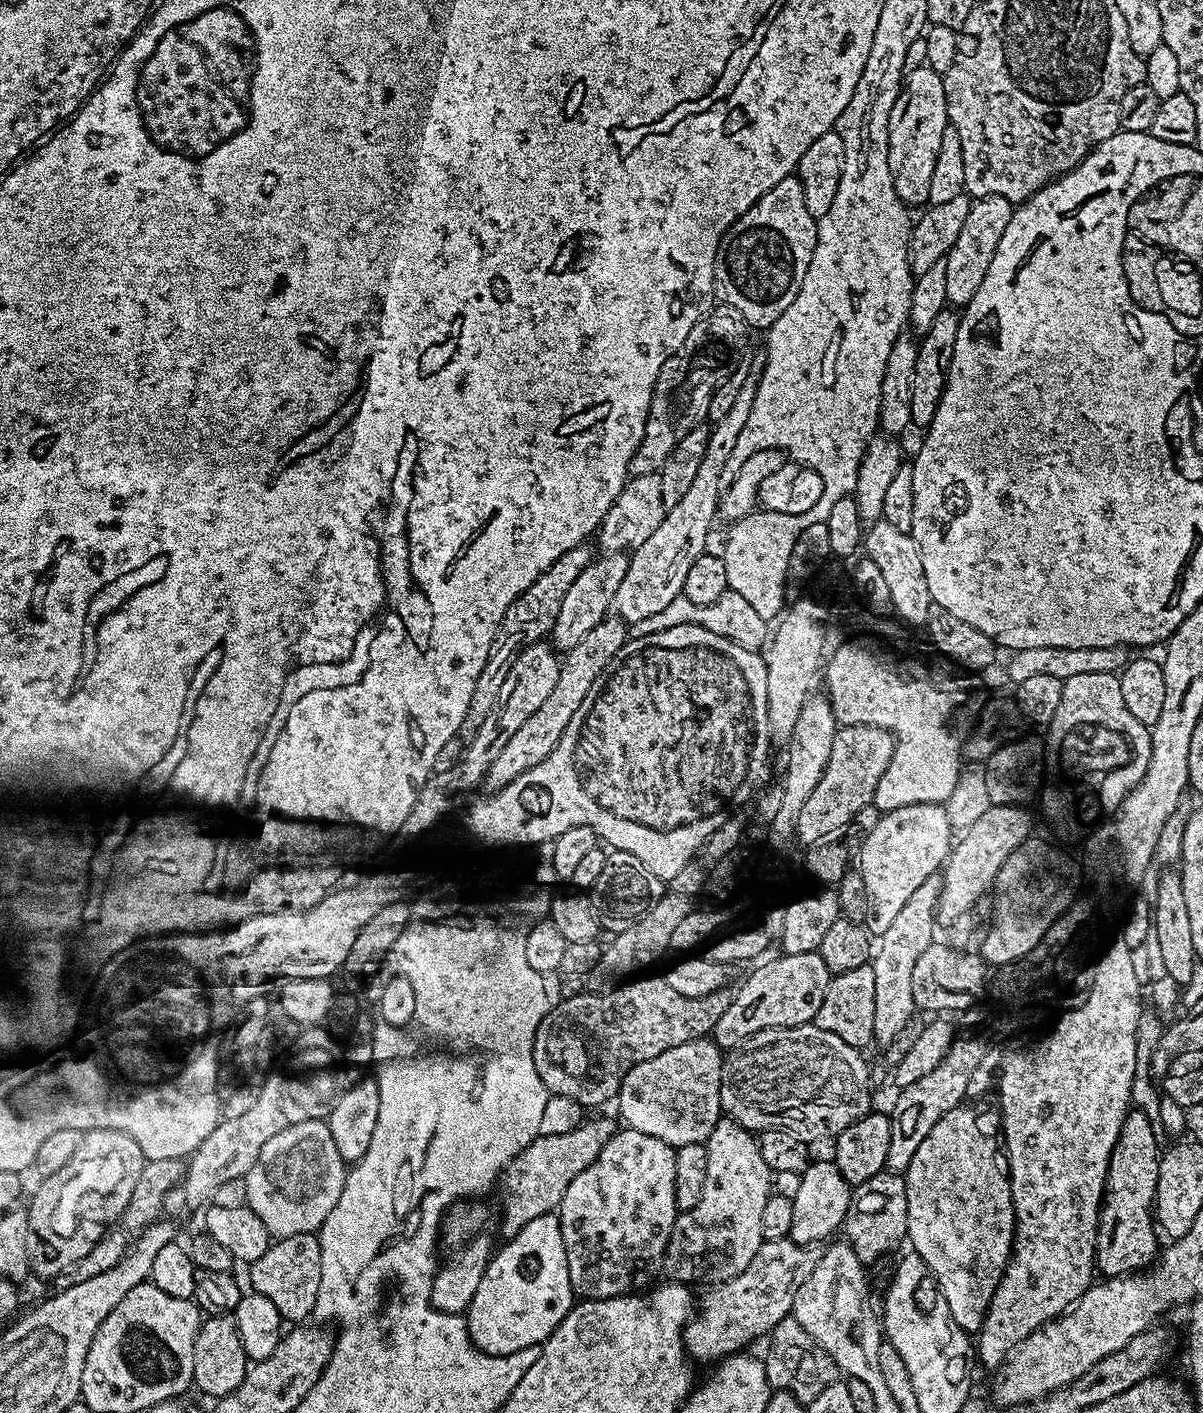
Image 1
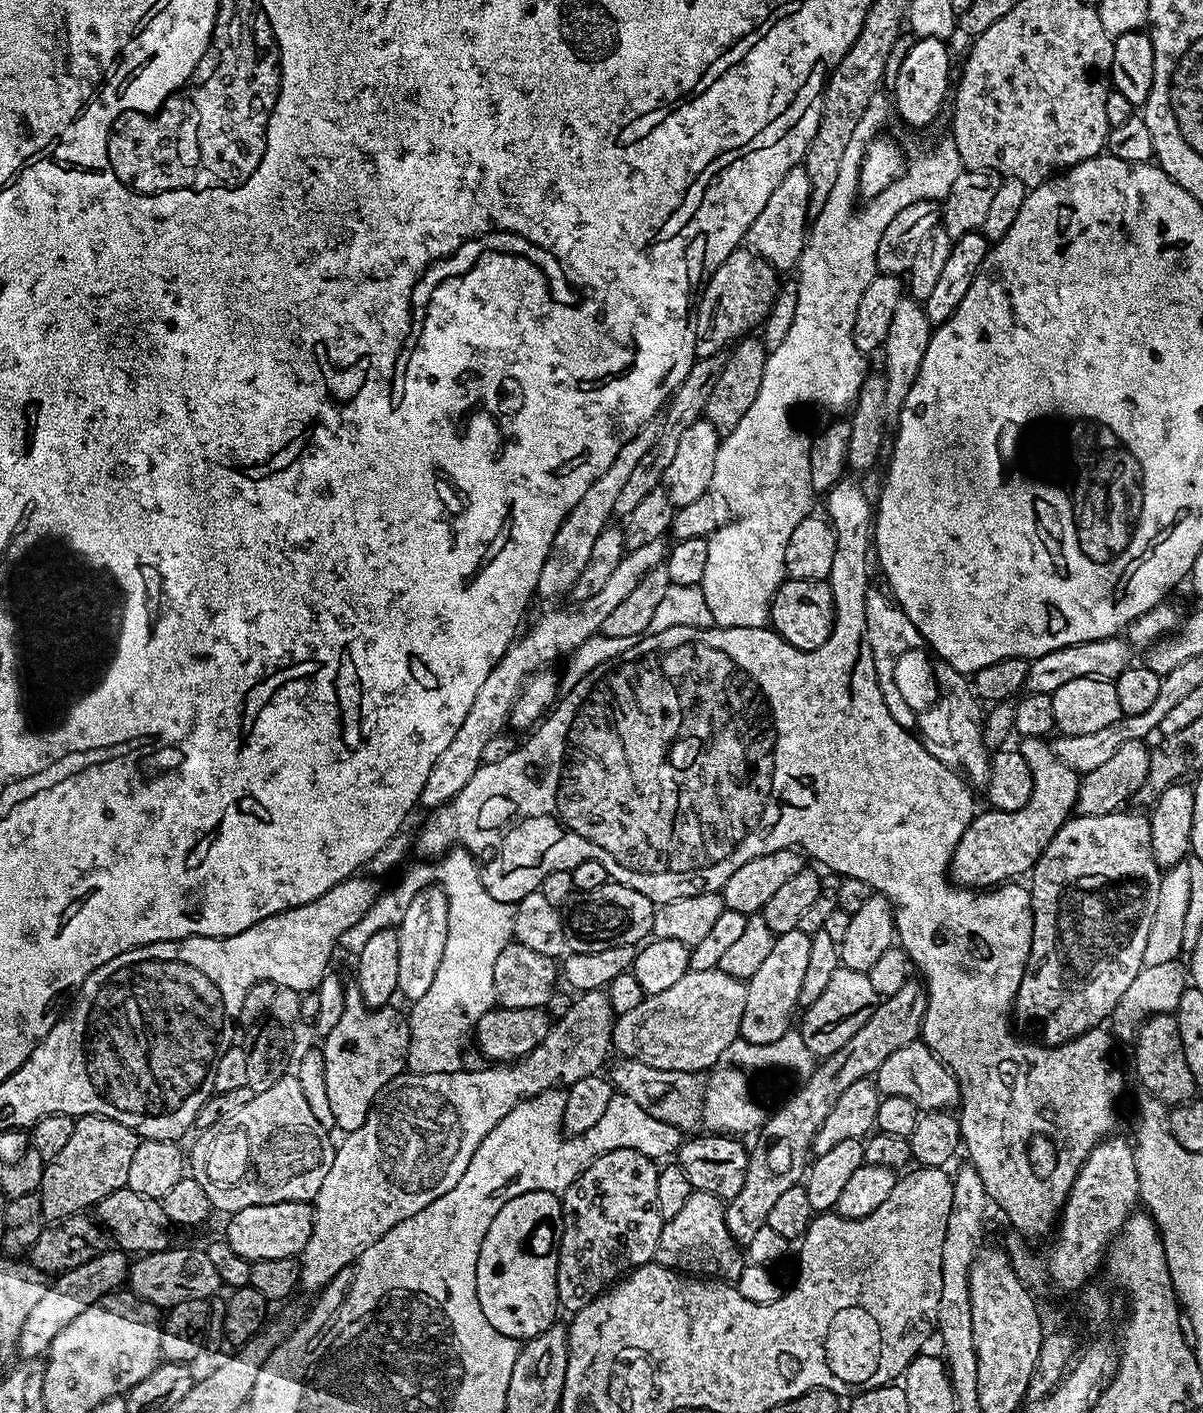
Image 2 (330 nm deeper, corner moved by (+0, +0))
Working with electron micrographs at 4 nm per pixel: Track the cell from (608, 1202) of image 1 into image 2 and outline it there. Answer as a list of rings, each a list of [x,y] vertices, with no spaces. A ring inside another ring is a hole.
[[[619,1148],[601,1153],[563,1192],[564,1229],[556,1271],[556,1298],[563,1311],[565,1308],[568,1314],[581,1312],[591,1300],[632,1269],[653,1263],[665,1222],[658,1210],[659,1173],[660,1168],[653,1157],[638,1150]]]

